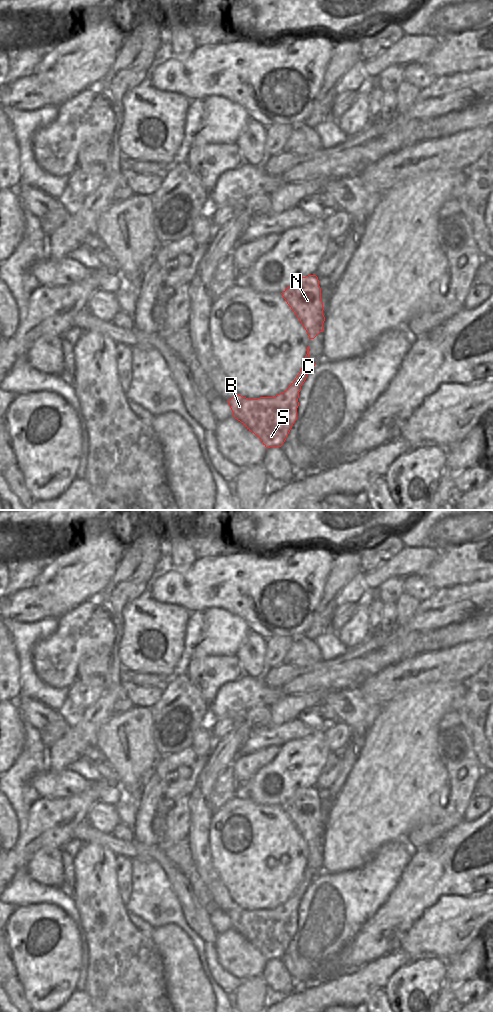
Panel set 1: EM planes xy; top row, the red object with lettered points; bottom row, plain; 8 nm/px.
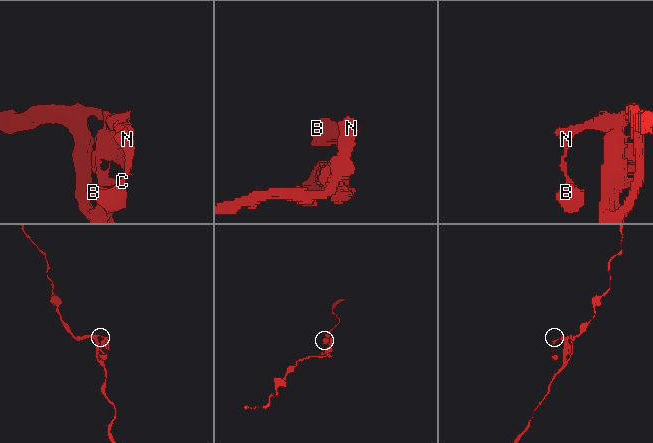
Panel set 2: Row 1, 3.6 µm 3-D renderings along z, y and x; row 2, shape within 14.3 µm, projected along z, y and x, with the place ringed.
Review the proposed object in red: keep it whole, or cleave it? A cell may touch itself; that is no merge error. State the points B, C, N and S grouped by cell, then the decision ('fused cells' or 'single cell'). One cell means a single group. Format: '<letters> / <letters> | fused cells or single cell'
B C N S | single cell

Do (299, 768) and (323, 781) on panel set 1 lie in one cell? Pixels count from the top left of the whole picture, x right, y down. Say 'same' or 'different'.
different

